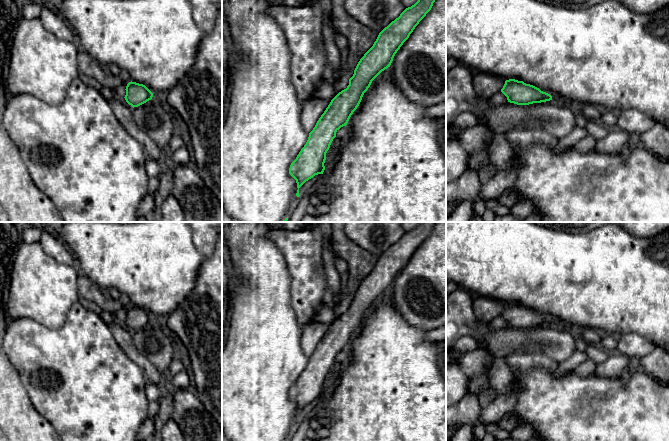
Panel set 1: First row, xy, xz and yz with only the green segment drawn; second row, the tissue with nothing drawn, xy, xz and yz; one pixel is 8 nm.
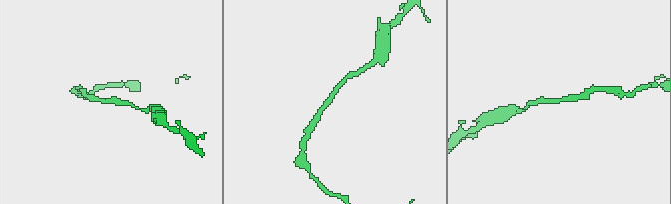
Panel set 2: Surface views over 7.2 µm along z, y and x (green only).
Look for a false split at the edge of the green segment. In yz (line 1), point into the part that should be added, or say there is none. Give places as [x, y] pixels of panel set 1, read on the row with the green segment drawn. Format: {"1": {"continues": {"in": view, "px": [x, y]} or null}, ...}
{"1": {"continues": null}}

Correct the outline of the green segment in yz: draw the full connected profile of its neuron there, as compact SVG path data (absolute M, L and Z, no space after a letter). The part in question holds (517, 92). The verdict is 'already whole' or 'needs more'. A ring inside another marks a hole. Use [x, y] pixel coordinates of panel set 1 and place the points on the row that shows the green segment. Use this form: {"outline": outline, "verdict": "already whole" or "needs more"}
{"outline": "M515 79L506 80L501 92L507 97L508 102L517 105L529 105L552 100L550 94Z", "verdict": "already whole"}

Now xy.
{"outline": "M129 82L126 86L126 102L133 108L138 107L151 100L153 93L143 84Z", "verdict": "already whole"}

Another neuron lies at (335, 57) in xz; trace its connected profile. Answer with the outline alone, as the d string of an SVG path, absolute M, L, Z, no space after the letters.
M331 20L325 22L323 40L326 48L327 61L334 72L338 74L343 67L345 53L337 47L334 41L334 29Z

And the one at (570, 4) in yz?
M537 0L550 5L568 8L572 10L583 10L595 6L606 0Z

